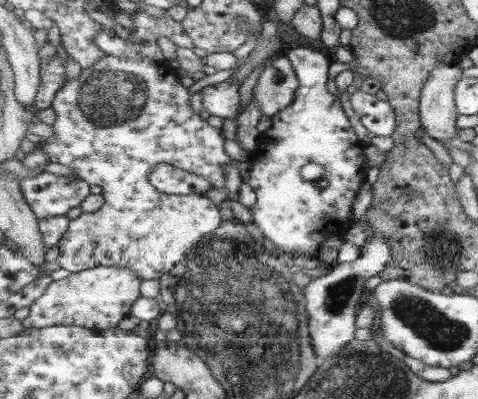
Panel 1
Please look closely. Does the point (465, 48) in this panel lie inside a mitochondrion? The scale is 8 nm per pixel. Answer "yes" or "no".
no

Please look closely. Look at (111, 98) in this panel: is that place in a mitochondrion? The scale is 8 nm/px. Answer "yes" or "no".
yes

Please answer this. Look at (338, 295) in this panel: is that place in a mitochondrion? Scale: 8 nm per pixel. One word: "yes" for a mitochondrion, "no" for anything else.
yes

